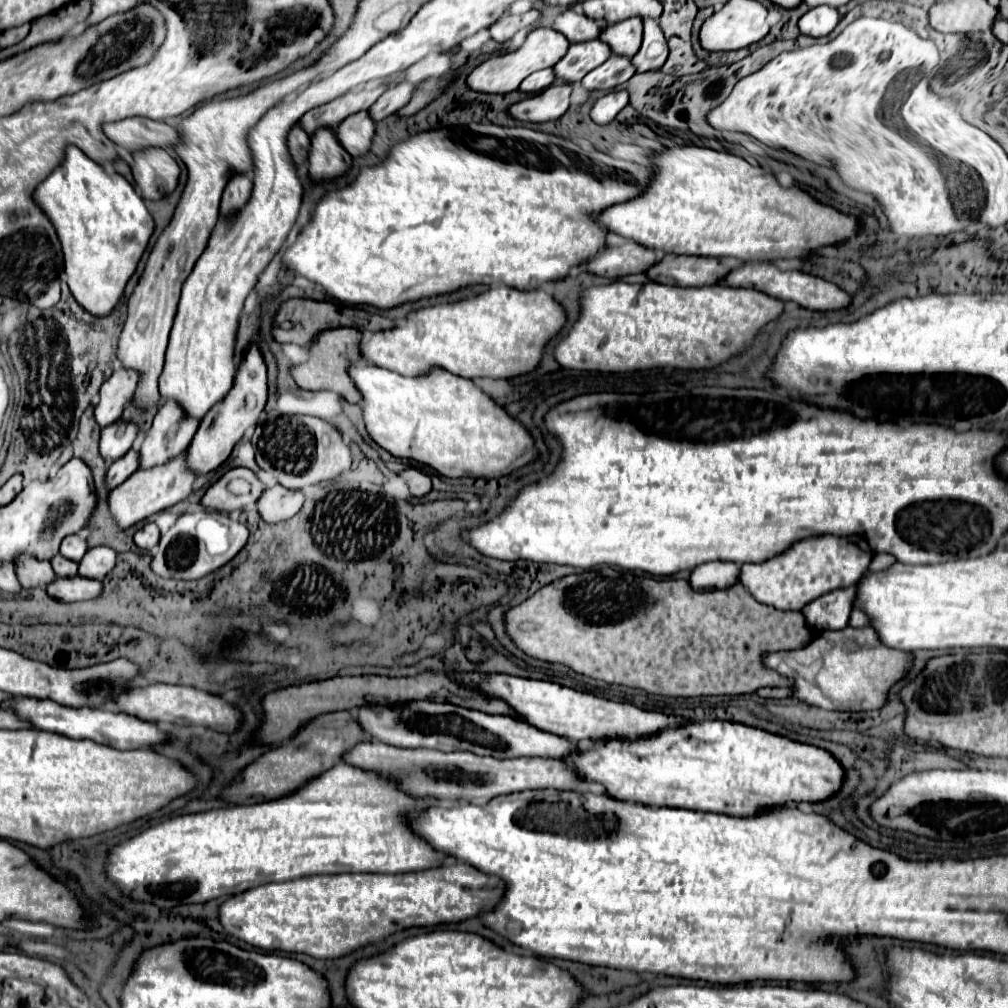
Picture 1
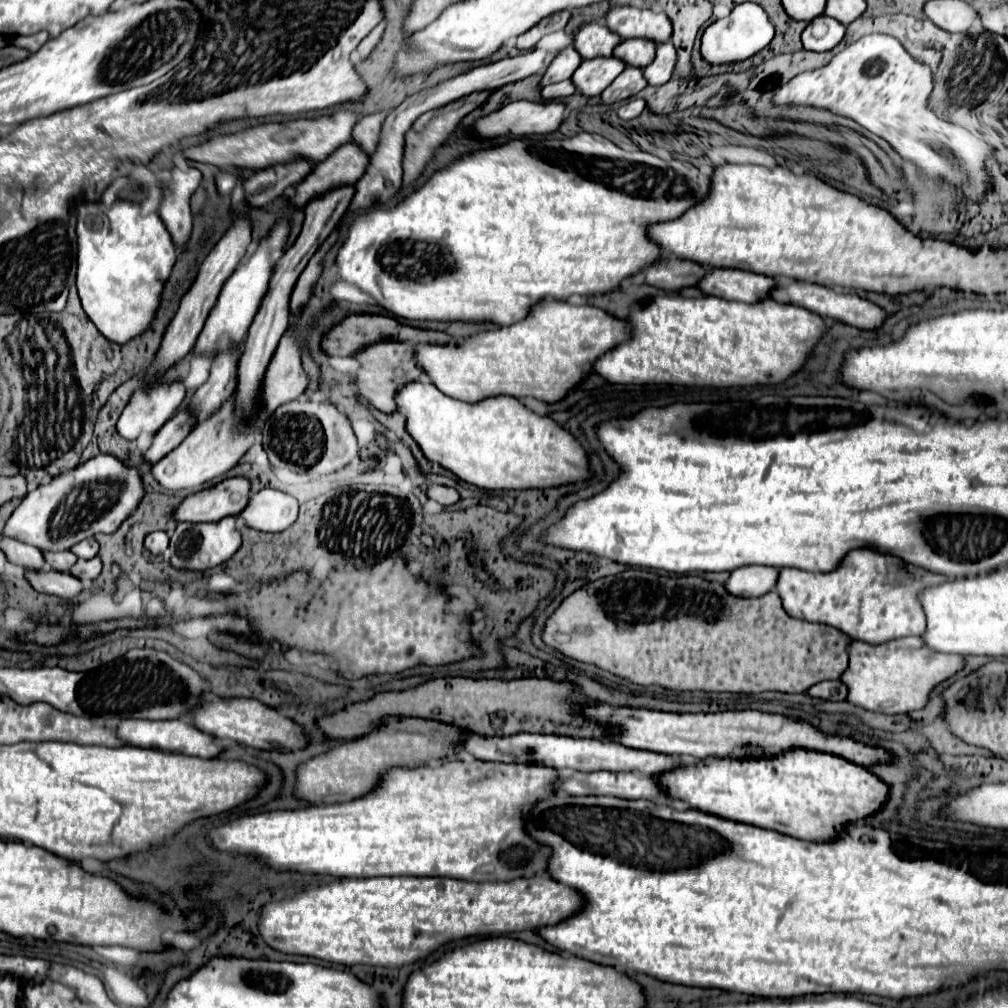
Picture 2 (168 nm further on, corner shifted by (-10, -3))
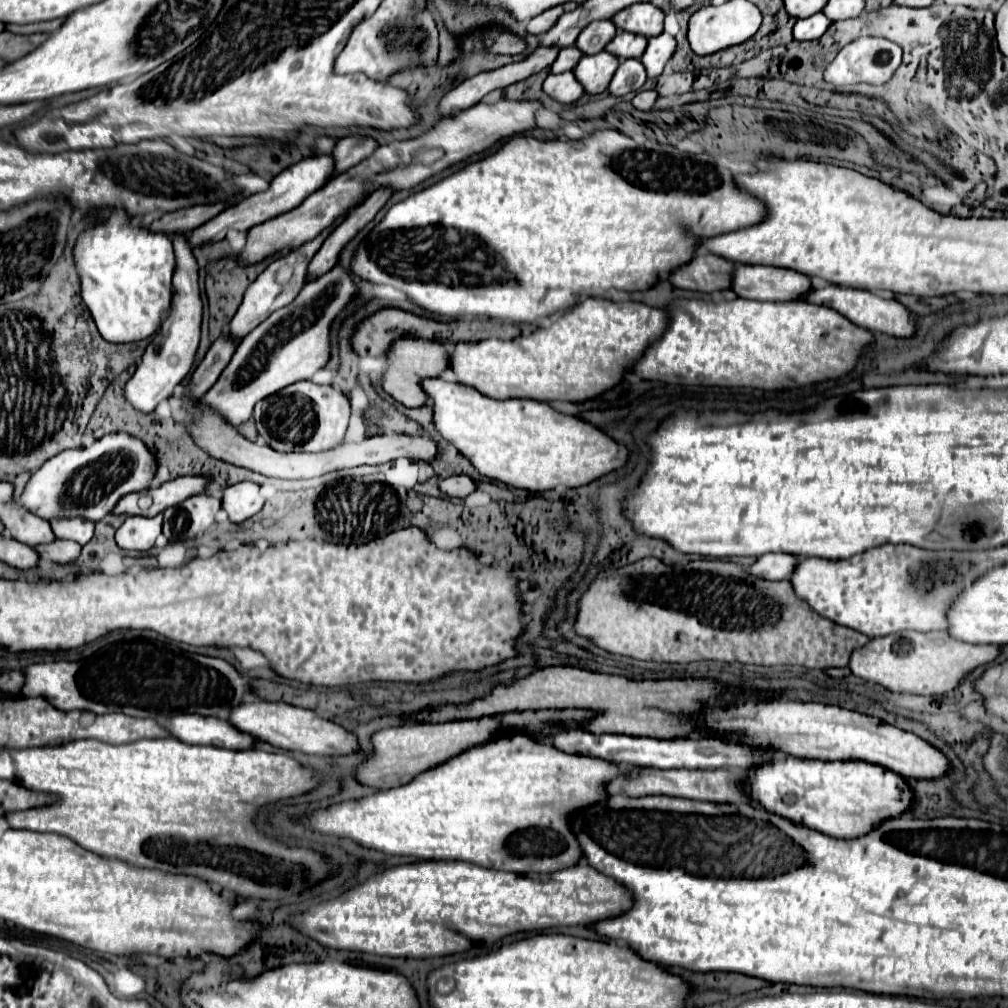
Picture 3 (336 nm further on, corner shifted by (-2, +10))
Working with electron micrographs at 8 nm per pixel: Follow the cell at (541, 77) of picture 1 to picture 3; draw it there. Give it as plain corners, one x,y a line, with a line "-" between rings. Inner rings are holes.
565,71
565,73
559,73
559,75
549,73
545,83
543,83
543,91
547,95
551,95
553,99
567,103
567,105
577,101
583,95
583,87
571,71

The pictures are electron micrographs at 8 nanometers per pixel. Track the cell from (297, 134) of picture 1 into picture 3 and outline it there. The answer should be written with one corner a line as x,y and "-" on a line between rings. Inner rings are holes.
235,201
231,203
207,203
207,205
195,205
195,207
185,207
185,209
177,209
177,211
171,211
171,213
165,213
163,219
159,221
153,221
151,223
151,229
157,229
157,231
163,231
167,235
171,235
171,231
179,231
179,227
183,227
183,231
187,229
195,229
195,227
201,227
203,223
207,223
209,219
213,219
219,211
227,209
229,205
233,205

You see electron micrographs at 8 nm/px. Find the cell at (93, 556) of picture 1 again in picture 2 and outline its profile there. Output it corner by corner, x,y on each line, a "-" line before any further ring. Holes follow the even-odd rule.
99,556
91,560
77,560
75,568
71,568
71,574
83,582
91,582
101,574
101,560

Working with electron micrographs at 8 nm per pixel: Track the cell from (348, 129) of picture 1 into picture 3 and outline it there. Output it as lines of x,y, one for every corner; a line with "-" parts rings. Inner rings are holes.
317,155
317,157
307,157
301,159
299,163
287,167
285,171
281,171
277,177
273,177
273,181
269,183
267,191
261,193
253,193
247,199
243,199
241,203
221,211
217,217
213,217
211,221
207,221
205,225
197,227
191,237
189,243
191,245
201,245
201,243
213,243
225,237
225,233
229,229
237,229
237,231
249,231
251,227
265,223
267,219
273,219
281,213
287,213
291,209
295,209
299,203
303,203
303,199
307,199
307,195
311,195
313,191
317,191
319,187
323,187
331,177
335,175
335,159
333,155

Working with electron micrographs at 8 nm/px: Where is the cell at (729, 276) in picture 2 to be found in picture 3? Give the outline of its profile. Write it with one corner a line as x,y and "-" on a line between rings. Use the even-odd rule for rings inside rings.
737,265
731,289
737,297
755,301
795,301
799,291
809,291
811,283
803,273
769,265

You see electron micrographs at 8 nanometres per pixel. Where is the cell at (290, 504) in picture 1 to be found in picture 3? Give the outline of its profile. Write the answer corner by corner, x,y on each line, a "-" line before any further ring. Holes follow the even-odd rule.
253,481
235,483
223,491
223,509
233,523
241,523
253,517
263,509
263,505
265,497
261,495
261,487

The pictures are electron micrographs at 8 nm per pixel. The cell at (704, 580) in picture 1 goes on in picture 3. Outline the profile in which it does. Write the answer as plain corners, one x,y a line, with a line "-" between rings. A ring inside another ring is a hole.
765,553
755,559
753,565
747,565
745,571
749,575
755,575
759,579
769,579
769,581
779,581
787,579
791,573
791,567
795,567
795,557
787,553

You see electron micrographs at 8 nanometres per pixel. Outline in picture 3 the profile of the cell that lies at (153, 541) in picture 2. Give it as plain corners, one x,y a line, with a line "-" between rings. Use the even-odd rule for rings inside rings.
163,515
127,517
125,523
117,529
117,535
115,535
117,545
121,549
135,549
135,551
151,549
155,545
157,535
161,533
161,521
163,521

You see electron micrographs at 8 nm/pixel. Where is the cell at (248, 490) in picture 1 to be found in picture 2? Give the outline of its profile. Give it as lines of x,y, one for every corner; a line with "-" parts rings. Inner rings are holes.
227,478
207,490
193,492
187,498
181,500
181,504
173,510
173,520
175,522
217,522
225,516
237,516
249,500
249,480
245,478

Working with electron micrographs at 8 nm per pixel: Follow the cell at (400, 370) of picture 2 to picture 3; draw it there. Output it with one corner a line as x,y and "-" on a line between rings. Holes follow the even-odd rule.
401,337
401,339
395,339
387,351
387,367
381,373
381,389
405,407
421,407
427,403
427,395
423,395
419,381
425,377
439,377
443,369
447,369
445,347
429,339

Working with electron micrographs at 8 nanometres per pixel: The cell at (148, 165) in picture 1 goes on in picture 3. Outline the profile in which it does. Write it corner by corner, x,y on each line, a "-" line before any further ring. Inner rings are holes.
173,233
173,247
175,247
177,265
173,273
175,295
171,301
171,315
163,321
159,335
149,343
149,347
143,353
141,363
137,365
137,371
125,383
125,389
123,389
125,401
141,413
151,413
163,399
169,399
173,395
175,385
179,385
185,379
185,375
189,373
193,355
199,345
201,299
199,299
199,285
197,285
197,261
191,253
185,233

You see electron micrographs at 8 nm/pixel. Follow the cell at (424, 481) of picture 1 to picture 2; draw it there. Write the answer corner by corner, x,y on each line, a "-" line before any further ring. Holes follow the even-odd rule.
435,486
435,488
429,488
427,496
435,502
439,502
441,506
451,506
459,500
459,492
455,488
449,488
449,486

